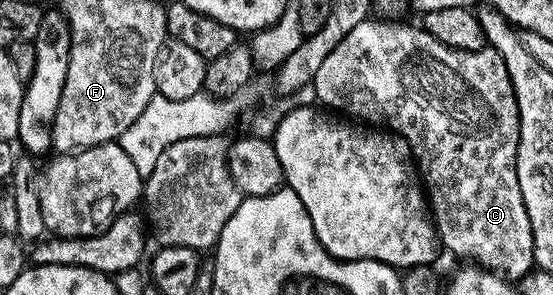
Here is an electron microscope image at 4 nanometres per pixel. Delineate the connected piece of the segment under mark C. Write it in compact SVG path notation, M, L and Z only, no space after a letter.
M367 19L363 23L359 23L359 27L354 27L347 35L347 39L343 39L343 43L339 43L339 47L335 47L335 51L331 51L331 55L327 55L327 59L323 59L319 71L315 71L315 79L312 84L313 90L317 92L317 101L326 110L340 111L358 122L372 123L377 127L388 127L390 130L396 131L408 143L409 151L413 154L416 168L419 170L420 180L423 182L424 192L427 194L427 205L431 210L433 224L437 226L437 236L444 248L446 245L455 256L466 257L464 259L466 262L482 269L488 269L491 273L498 273L500 277L506 279L524 277L534 268L535 264L532 253L531 222L527 215L527 209L524 207L523 195L520 194L519 179L516 178L519 115L505 61L492 47L486 47L479 51L459 51L439 43L439 39L435 39L435 35L431 35L416 24L413 24L414 26L397 25L401 23L388 23L383 19L373 20Z

